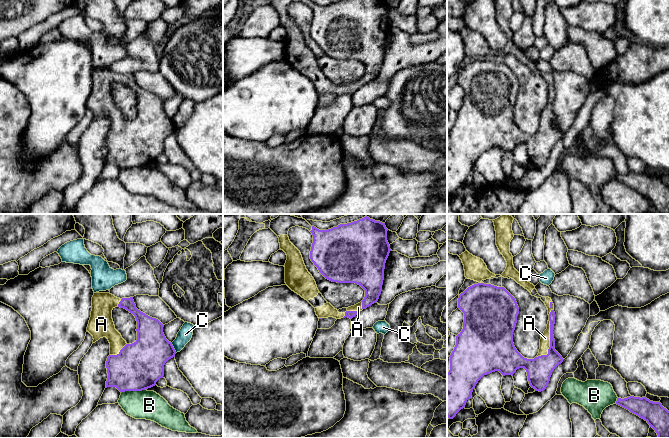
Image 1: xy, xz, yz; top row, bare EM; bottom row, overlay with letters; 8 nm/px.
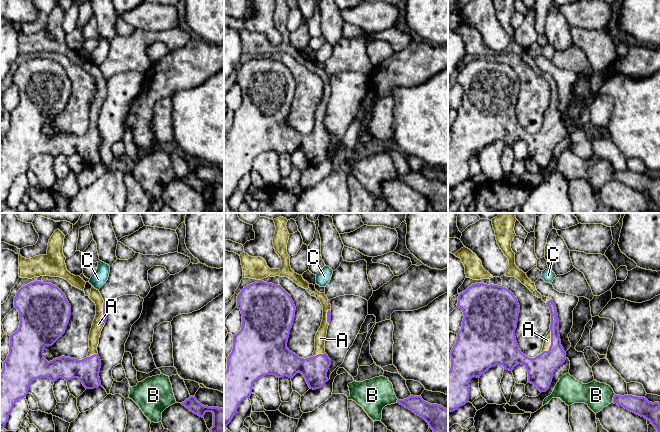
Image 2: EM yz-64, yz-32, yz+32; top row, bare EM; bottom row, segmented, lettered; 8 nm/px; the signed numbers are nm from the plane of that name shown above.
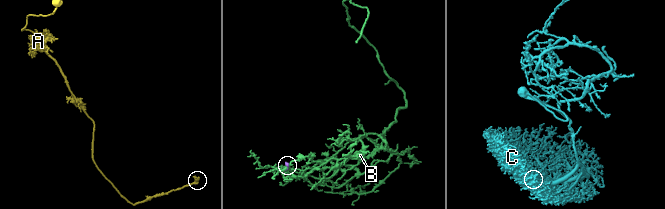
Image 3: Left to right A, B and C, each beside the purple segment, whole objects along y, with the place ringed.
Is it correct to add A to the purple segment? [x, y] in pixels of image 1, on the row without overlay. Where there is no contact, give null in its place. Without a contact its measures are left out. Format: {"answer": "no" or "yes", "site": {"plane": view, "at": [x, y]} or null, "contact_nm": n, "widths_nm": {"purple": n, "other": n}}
{"answer": "yes", "site": {"plane": "yz", "at": [550, 118]}, "contact_nm": 320, "widths_nm": {"purple": 200, "other": 80}}

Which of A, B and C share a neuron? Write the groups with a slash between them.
A / B / C

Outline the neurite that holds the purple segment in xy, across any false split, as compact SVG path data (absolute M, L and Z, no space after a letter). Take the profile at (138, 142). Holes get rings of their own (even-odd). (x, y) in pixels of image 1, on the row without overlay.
M94 69L92 73L92 87L87 107L93 112L93 119L106 113L110 119L110 131L106 137L108 154L107 163L116 163L121 169L125 167L142 167L156 161L164 152L165 139L175 133L176 127L164 109L164 101L156 94L152 94L136 84L133 73L117 74L110 69ZM115 83L124 84L132 89L137 97L137 116L127 120L121 110L115 105L112 86Z

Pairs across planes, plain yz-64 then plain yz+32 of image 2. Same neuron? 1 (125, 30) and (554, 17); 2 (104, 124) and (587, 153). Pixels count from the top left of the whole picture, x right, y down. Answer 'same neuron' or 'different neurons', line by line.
1: different neurons
2: different neurons

